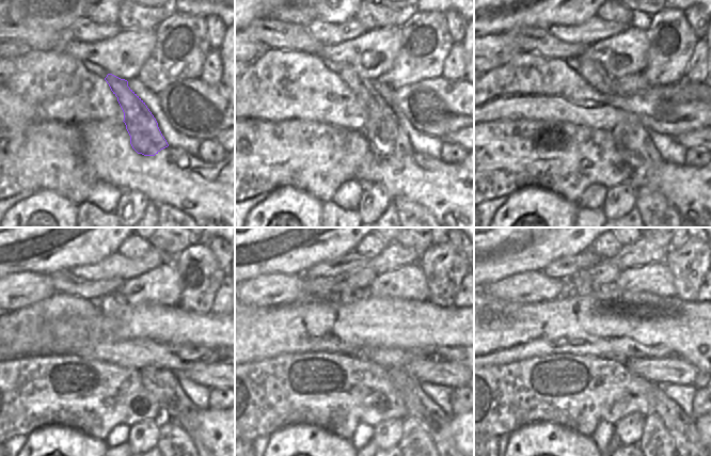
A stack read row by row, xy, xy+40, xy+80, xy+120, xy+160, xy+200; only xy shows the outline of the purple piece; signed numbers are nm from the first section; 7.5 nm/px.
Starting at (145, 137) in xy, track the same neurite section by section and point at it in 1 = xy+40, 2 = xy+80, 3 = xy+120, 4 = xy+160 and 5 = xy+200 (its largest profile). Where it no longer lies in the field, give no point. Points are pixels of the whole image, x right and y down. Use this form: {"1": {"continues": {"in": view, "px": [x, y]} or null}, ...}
{"1": {"continues": {"in": "xy+40", "px": [386, 139]}}, "2": {"continues": {"in": "xy+80", "px": [632, 140]}}, "3": {"continues": {"in": "xy+120", "px": [162, 383]}}, "4": {"continues": {"in": "xy+160", "px": [435, 421]}}, "5": {"continues": {"in": "xy+200", "px": [681, 427]}}}

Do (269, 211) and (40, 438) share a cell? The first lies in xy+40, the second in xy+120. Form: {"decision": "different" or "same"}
{"decision": "same"}

